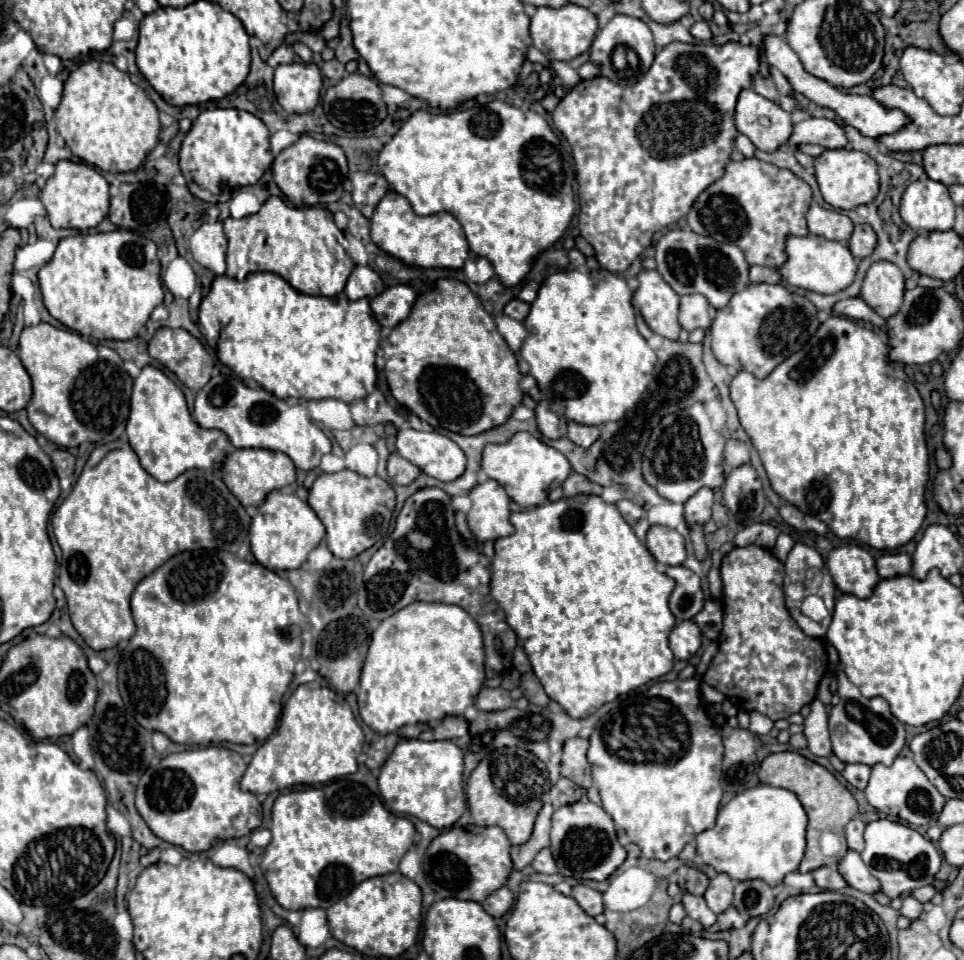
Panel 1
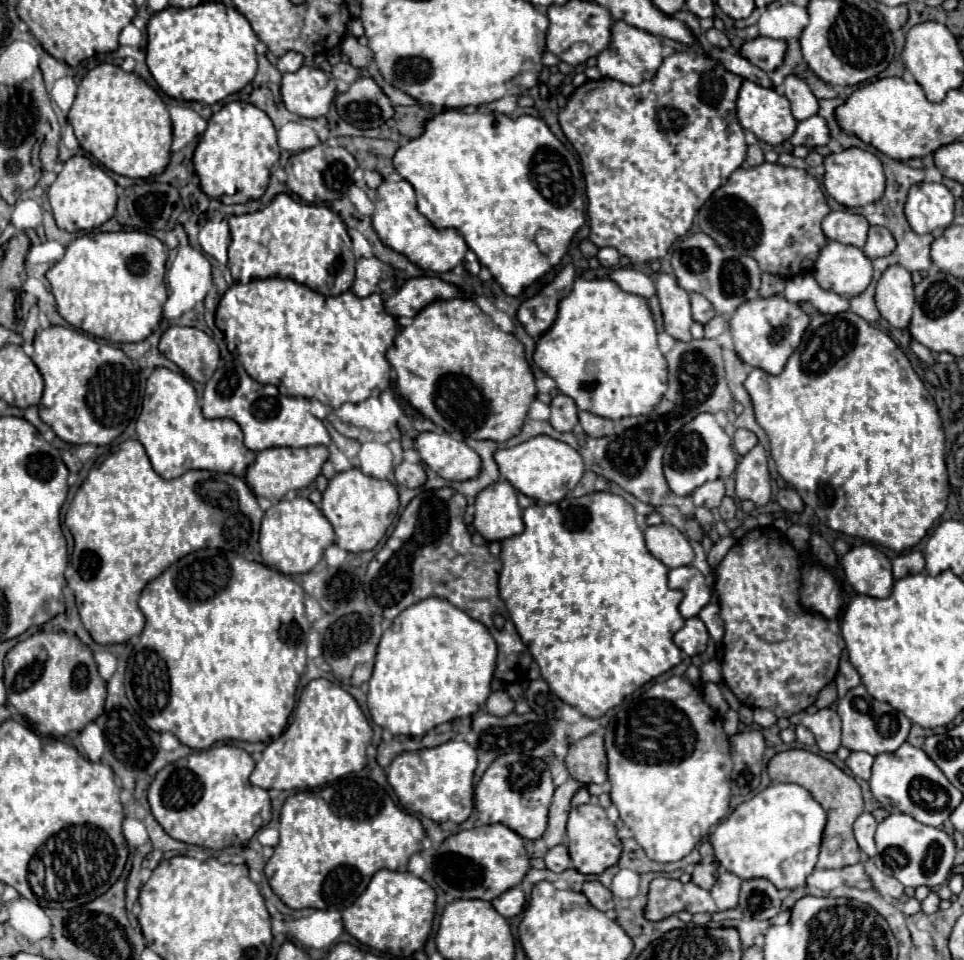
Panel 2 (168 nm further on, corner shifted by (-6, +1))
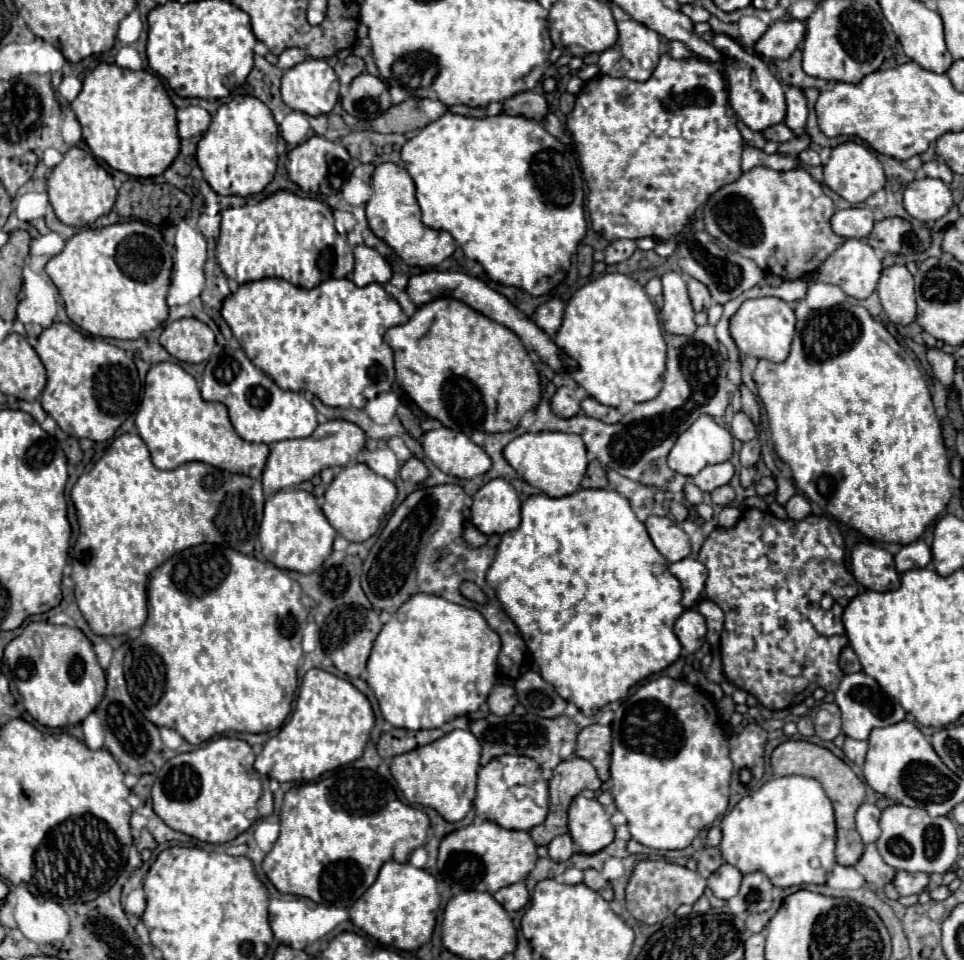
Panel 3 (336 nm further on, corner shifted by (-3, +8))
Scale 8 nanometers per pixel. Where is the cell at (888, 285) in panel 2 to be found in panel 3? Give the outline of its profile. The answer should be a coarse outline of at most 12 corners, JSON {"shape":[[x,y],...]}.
{"shape":[[905,265],[883,271],[877,293],[893,323],[915,321],[913,275]]}

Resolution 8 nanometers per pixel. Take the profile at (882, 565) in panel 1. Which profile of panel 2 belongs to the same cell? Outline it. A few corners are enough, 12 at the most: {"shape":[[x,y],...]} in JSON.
{"shape":[[922,552],[900,554],[892,562],[894,578],[924,570]]}

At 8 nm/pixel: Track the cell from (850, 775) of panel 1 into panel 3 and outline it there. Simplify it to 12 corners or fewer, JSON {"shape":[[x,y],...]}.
{"shape":[[845,739],[843,753],[857,765],[865,763],[867,741]]}

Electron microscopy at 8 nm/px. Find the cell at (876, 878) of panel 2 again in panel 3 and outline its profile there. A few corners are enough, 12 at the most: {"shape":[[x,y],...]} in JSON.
{"shape":[[895,871],[893,885],[899,895],[919,895],[929,875]]}

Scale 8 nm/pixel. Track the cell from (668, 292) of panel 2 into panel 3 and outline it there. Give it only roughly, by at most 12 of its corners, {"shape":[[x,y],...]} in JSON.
{"shape":[[665,273],[665,331],[693,335],[693,307],[679,273]]}

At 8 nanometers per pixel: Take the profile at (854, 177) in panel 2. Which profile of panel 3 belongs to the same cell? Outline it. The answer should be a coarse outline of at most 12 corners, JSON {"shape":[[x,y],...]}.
{"shape":[[857,141],[837,145],[825,183],[853,205],[883,189],[877,155]]}

